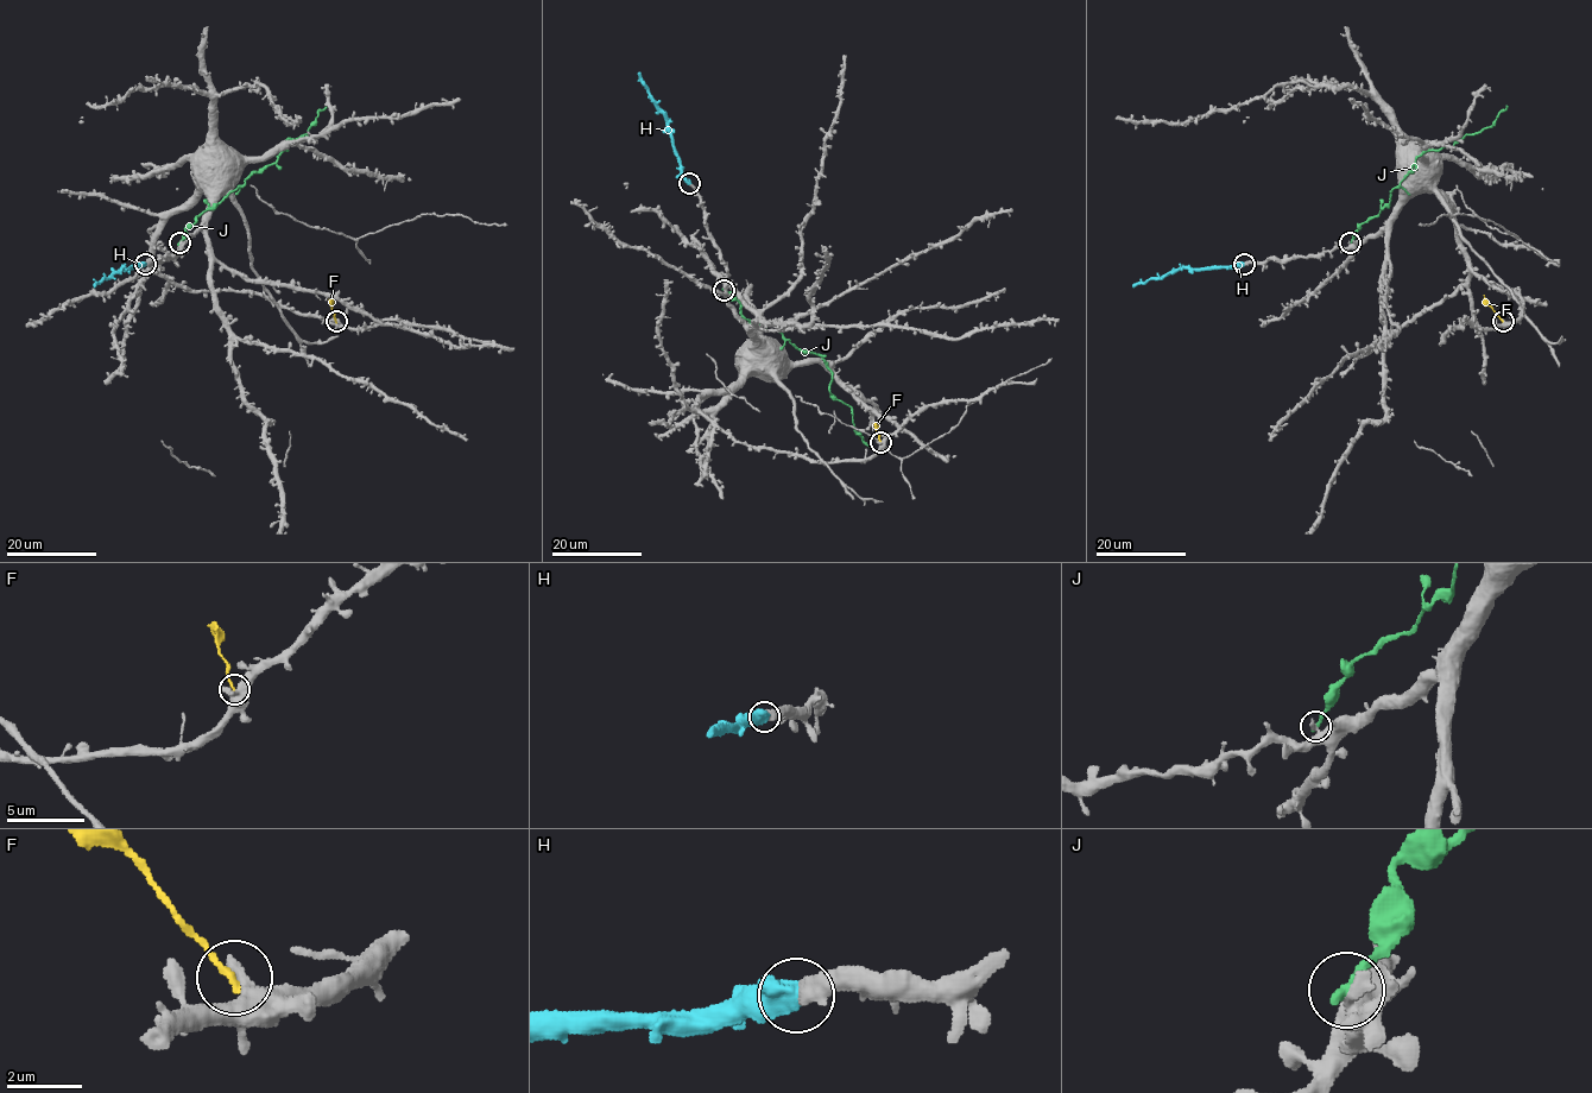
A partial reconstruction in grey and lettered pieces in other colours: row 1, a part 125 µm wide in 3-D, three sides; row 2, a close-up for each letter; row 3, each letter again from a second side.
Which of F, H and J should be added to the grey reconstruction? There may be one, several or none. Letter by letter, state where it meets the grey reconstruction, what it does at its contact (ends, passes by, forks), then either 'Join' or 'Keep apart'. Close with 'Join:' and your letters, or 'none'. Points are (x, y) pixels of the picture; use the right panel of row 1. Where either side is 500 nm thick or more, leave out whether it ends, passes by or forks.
F: Touches grey at (1503, 321). Keep apart
H: Touches grey at (1244, 264). Join
J: Touches grey at (1350, 242). It ends there. Keep apart
Join: H

